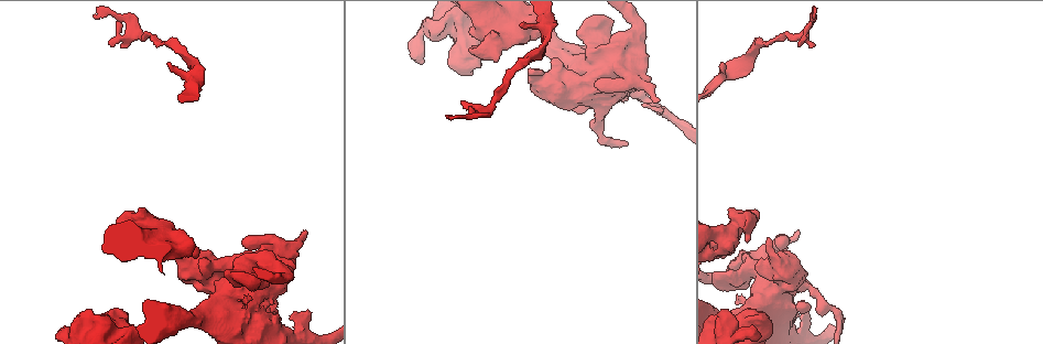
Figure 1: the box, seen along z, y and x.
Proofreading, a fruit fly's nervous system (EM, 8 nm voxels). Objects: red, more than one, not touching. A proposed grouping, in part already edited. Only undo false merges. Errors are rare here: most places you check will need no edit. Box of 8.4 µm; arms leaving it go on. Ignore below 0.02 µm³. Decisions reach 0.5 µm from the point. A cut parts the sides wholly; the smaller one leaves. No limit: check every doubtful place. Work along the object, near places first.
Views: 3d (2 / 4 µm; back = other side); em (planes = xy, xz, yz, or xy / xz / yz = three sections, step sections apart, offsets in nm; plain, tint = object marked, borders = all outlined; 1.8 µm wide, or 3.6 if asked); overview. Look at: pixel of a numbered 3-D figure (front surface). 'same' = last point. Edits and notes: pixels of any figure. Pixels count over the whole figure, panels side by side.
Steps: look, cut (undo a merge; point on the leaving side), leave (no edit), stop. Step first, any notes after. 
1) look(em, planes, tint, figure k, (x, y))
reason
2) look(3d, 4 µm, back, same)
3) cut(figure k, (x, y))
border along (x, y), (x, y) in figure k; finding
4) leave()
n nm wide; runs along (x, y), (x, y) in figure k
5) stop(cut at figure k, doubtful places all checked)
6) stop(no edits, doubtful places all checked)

look(3d, 4 µm, figure 1, (778, 250))
calibre changes

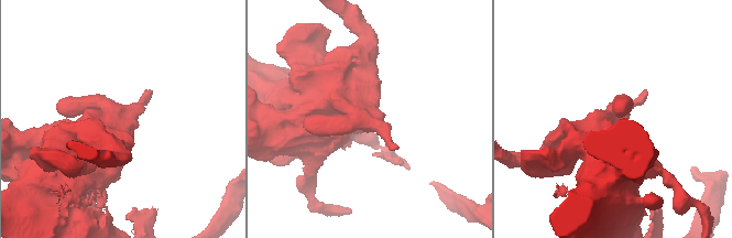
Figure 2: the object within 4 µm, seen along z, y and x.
look(em, planes, tint, figure 2, (119, 111))

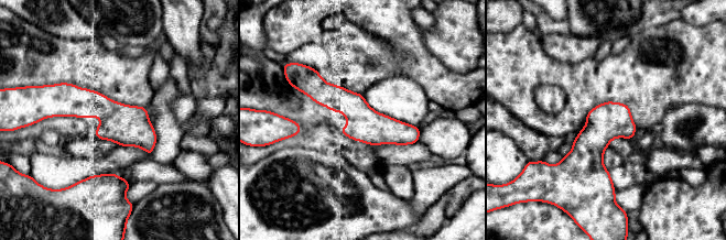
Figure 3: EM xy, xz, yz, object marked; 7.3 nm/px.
leave()
runs along (306, 85), (375, 129), (415, 139) in figure 3; all the same neuron

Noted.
look(em, yz, step 8, tint, figure 1, (607, 70))
thick turns thin

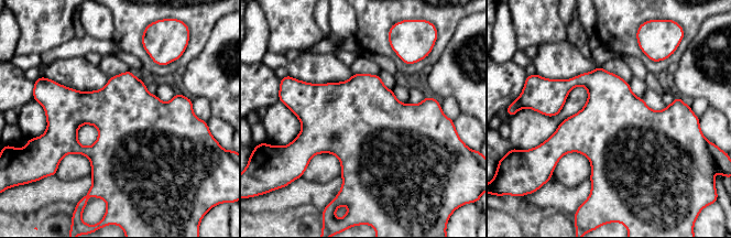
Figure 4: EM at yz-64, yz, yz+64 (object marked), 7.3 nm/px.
look(em, planes, tint, same)
another direction

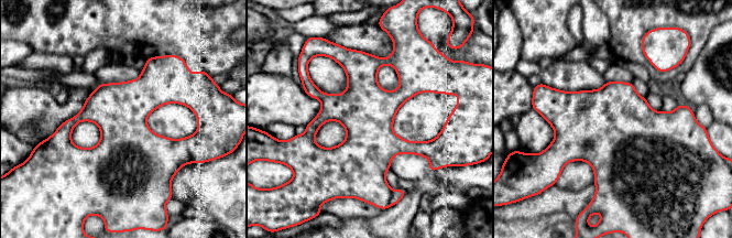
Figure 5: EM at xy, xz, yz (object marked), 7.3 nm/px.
leave()
one neuron here

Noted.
look(3d, 4 µm, figure 1, (639, 35))
abrupt turn

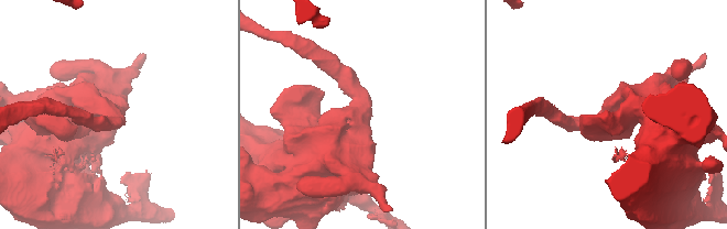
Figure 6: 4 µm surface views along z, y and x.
look(em, planes, plain, figure 6, (361, 116))
arms of 260, 300 nm

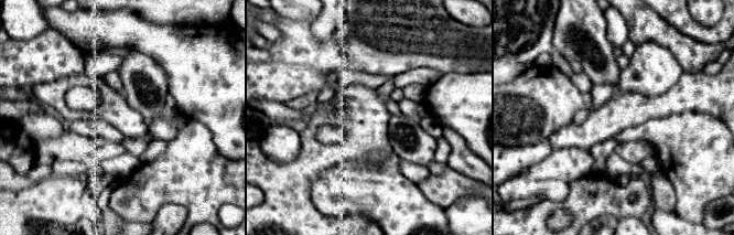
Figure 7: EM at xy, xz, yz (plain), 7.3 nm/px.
look(em, planes, borders, same)

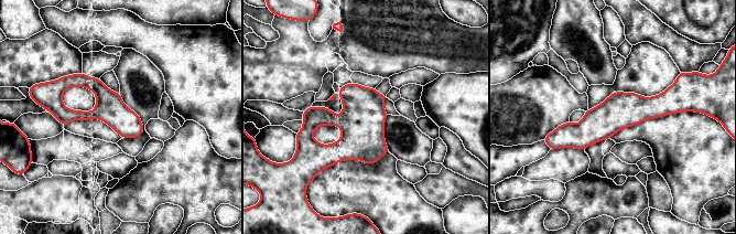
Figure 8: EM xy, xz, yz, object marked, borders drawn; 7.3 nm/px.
leave()
220 nm wide; runs along (678, 105), (550, 137) in figure 8; all the same neuron

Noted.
look(em, yz, step 8, tint, figure 1, (496, 33))
a fork

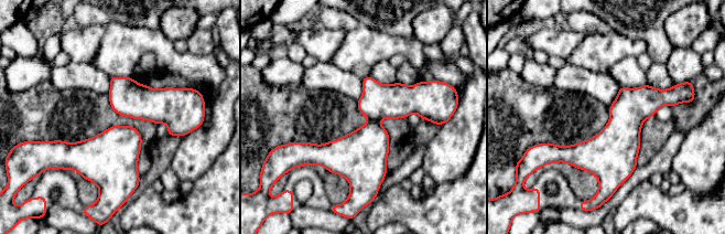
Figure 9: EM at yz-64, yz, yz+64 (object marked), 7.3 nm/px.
look(em, planes, tint, same)
another direction

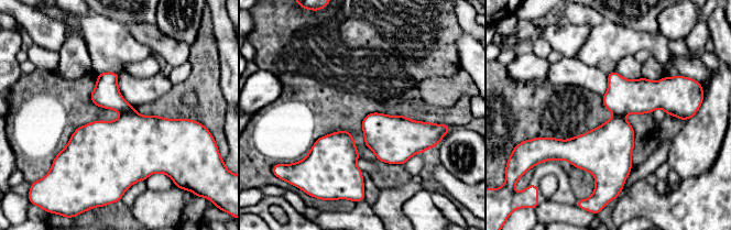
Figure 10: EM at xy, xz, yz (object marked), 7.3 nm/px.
leave()
240 nm wide; continuous, no second neuron

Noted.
look(3d, 2 µm, back, figure 1, (178, 247))
abrupt turn

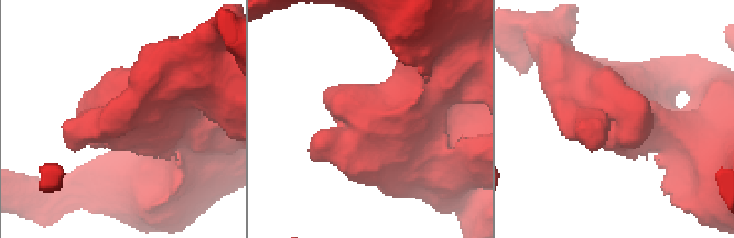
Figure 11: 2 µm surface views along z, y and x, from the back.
look(em, planes, tint, figure 11, (125, 117))
now the EM

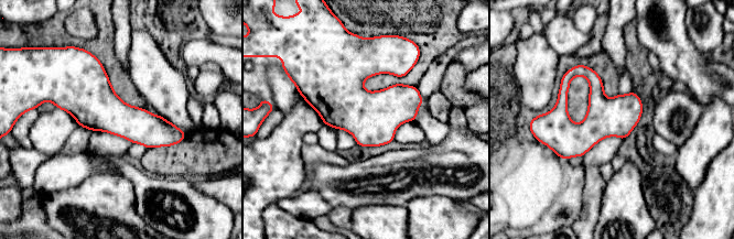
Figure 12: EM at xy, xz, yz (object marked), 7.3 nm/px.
leave()
continuous, no second neuron

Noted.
stop(no edits, doubtful places all checked)

